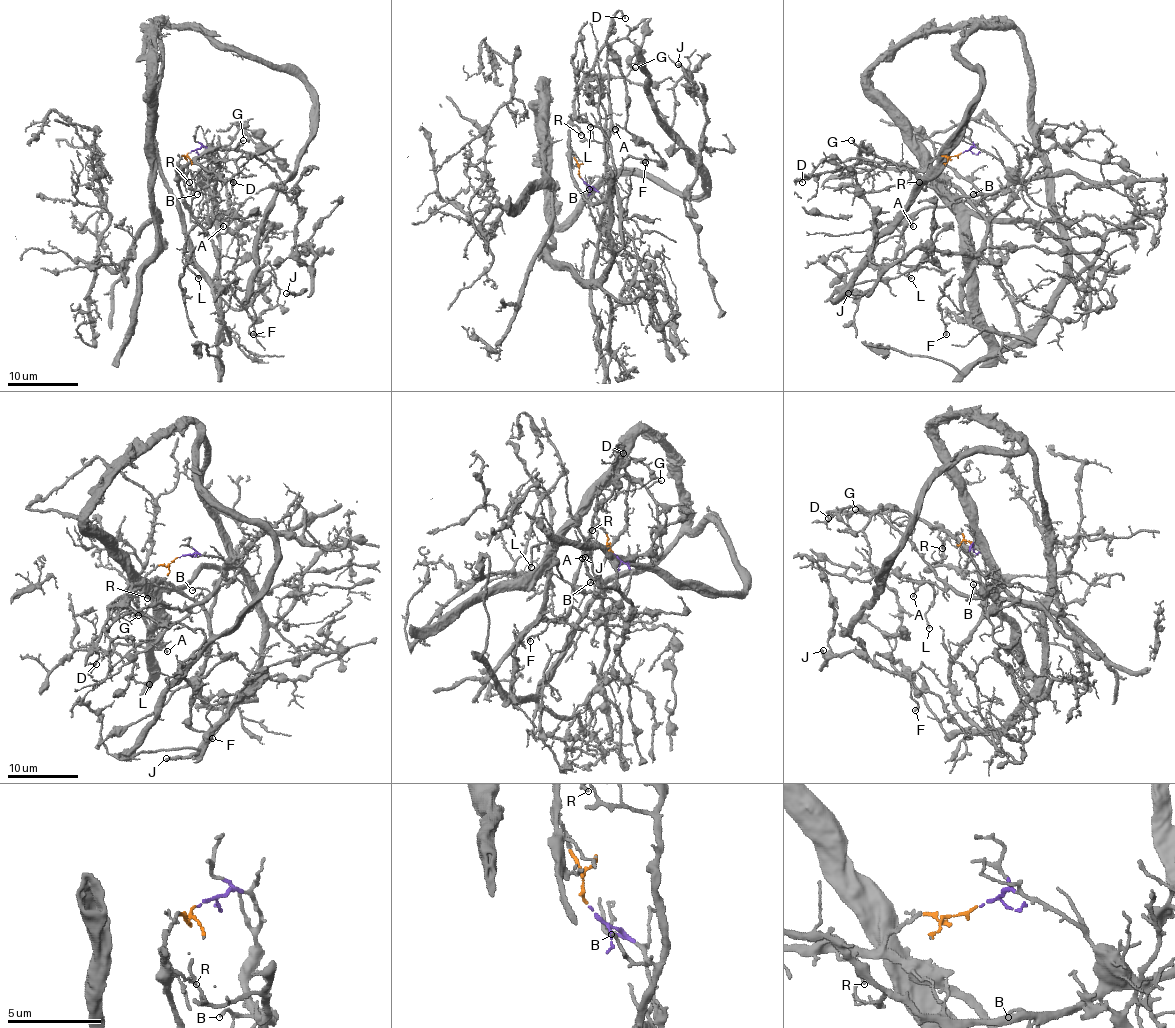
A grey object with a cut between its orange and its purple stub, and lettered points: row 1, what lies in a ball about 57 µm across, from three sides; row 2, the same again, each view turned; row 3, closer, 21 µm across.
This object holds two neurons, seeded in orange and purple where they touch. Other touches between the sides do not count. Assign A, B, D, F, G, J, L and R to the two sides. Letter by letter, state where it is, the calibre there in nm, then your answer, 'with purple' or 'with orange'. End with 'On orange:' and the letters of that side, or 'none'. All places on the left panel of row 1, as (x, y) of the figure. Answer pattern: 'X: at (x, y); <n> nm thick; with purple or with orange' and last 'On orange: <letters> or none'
A: at (223, 226); 140 nm thick; with purple
B: at (197, 194); 130 nm thick; with purple
D: at (233, 182); 130 nm thick; with orange
F: at (253, 334); 280 nm thick; with orange
G: at (243, 140); 140 nm thick; with orange
J: at (286, 293); 240 nm thick; with orange
L: at (198, 278); 180 nm thick; with purple
R: at (189, 182); 130 nm thick; with orange
On orange: D, F, G, J, R

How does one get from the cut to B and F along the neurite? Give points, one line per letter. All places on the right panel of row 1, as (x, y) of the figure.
B: (963, 152), (979, 147), (993, 154), (1003, 166), (1007, 182), (996, 191), (977, 191), (973, 195)
F: (961, 152), (934, 157), (927, 168), (941, 173), (986, 221), (963, 308), (941, 290), (938, 308), (947, 335)

